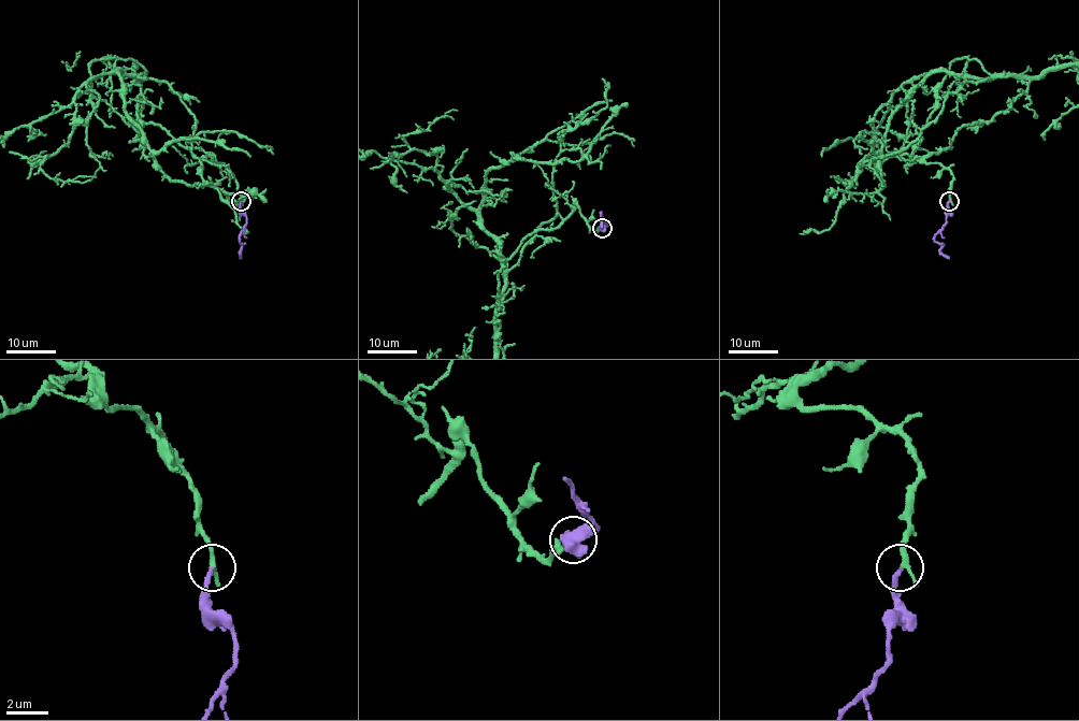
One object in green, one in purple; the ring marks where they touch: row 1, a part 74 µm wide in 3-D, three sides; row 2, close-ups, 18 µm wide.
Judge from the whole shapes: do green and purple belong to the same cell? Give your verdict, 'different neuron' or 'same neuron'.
same neuron

